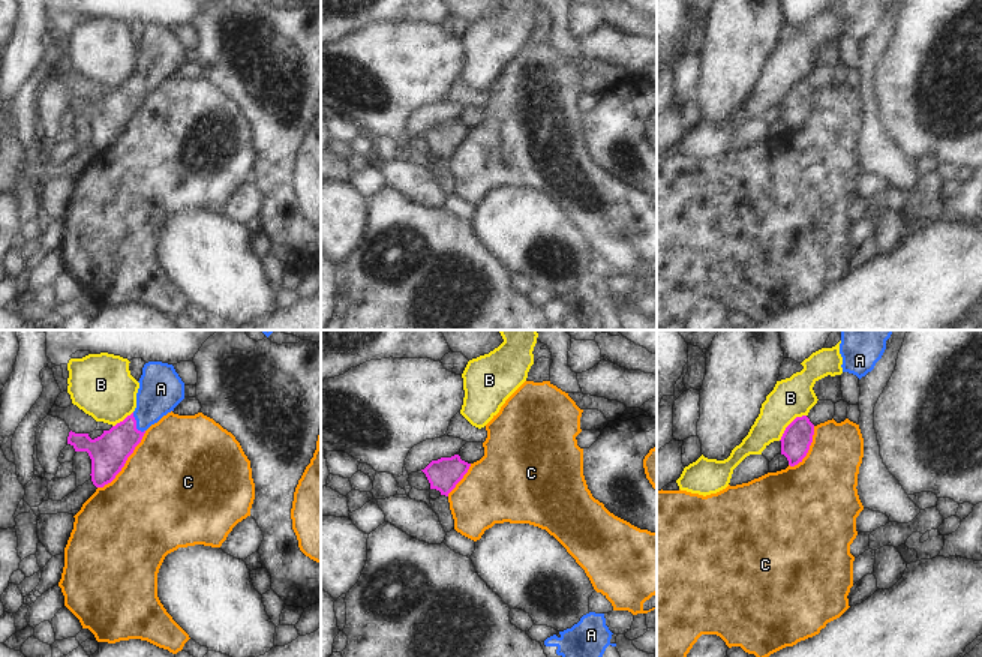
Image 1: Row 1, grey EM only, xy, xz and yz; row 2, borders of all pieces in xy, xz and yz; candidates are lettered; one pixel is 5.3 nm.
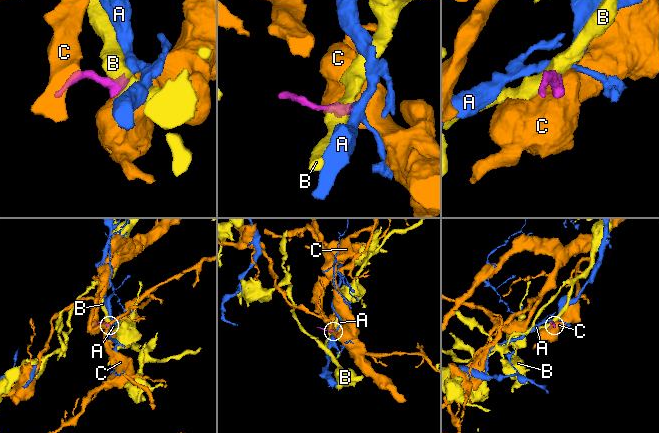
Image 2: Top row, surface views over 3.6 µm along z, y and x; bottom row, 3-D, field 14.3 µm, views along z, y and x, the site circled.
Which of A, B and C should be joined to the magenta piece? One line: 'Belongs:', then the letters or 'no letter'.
Belongs: A

